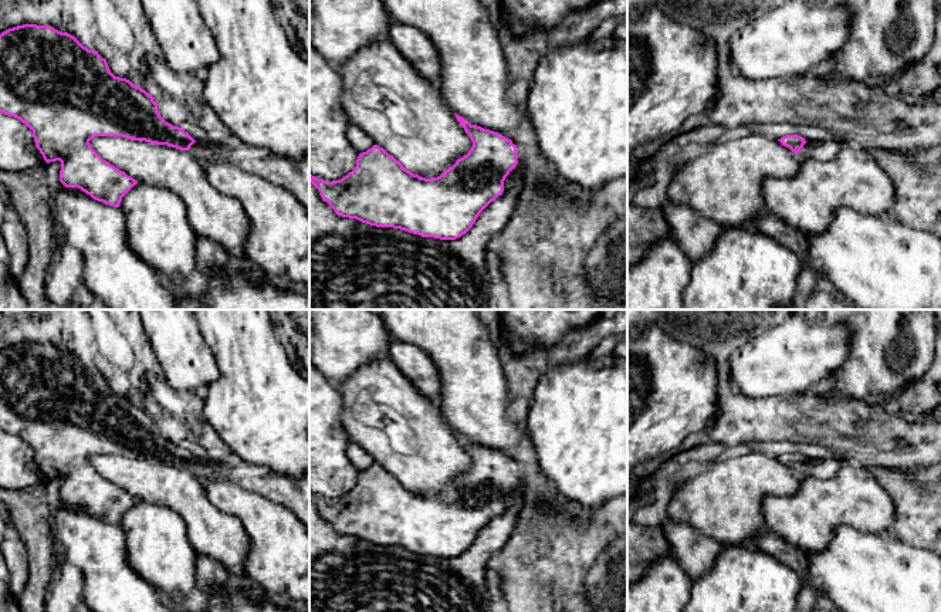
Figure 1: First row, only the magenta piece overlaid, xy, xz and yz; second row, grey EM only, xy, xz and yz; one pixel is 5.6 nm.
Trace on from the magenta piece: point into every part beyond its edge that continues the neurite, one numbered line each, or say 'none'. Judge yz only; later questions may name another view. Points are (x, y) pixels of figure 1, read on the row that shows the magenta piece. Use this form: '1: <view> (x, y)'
1: yz (825, 151)

